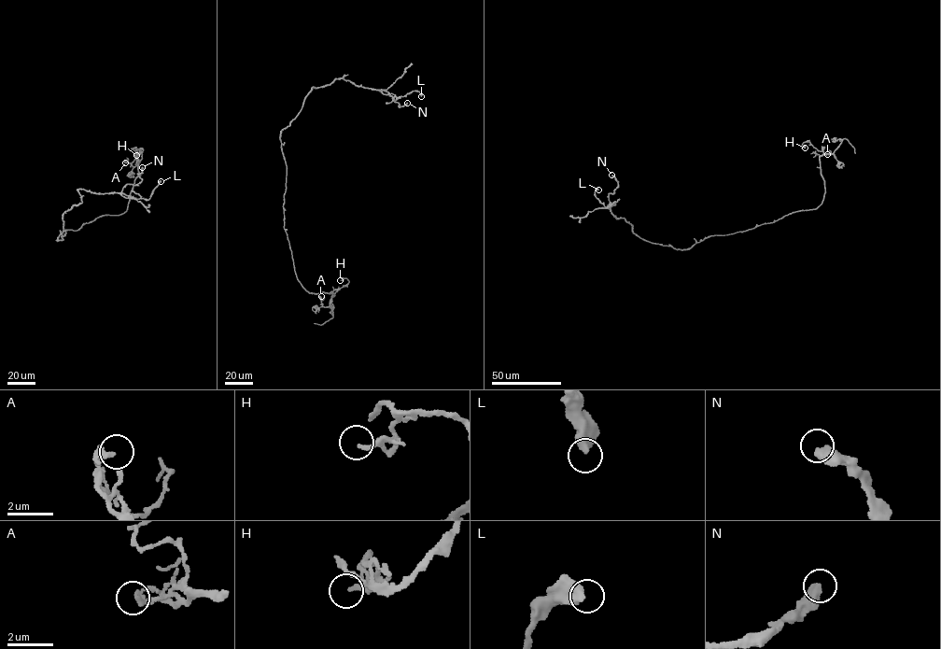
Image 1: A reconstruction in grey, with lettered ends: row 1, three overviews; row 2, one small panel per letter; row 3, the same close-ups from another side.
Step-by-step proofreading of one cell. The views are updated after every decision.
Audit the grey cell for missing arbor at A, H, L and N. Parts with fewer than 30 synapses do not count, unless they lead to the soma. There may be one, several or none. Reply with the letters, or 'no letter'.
no letter

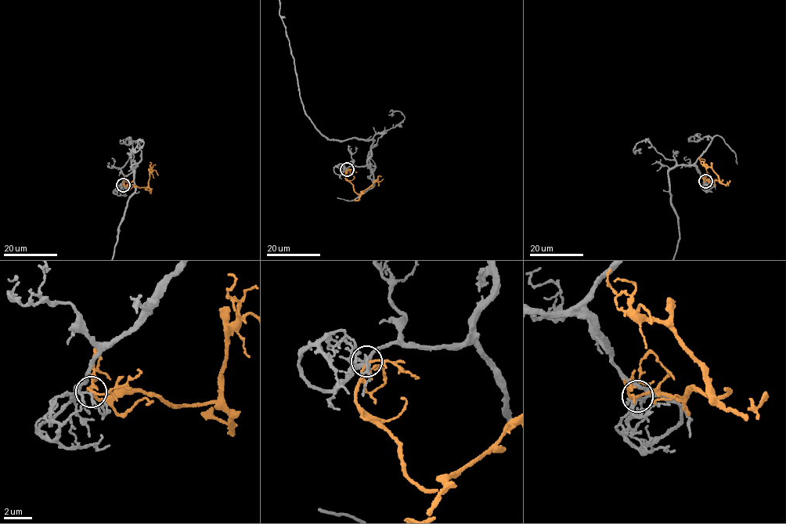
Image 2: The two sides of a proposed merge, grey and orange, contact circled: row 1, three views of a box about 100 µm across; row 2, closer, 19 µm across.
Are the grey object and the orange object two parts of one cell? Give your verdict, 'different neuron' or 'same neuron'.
different neuron

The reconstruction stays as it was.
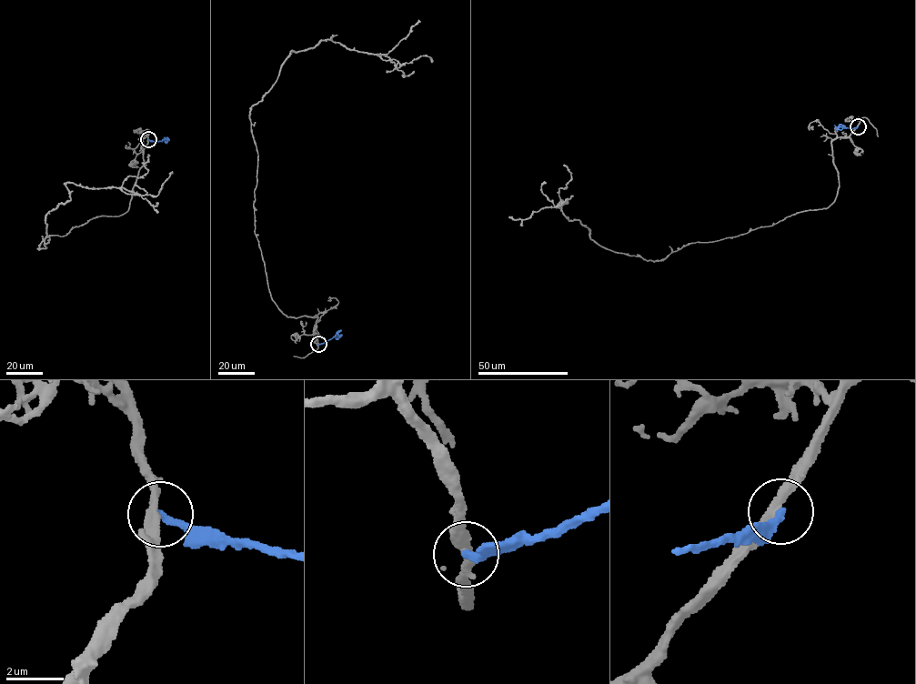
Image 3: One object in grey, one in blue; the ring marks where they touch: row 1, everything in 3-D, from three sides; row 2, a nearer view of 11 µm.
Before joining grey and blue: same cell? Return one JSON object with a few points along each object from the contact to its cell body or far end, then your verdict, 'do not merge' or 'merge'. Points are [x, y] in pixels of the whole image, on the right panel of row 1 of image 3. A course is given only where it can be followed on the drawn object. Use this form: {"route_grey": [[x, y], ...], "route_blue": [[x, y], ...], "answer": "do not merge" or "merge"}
{"route_grey": [[857, 126], [831, 142], [828, 207], [659, 260], [597, 244], [546, 183]], "route_blue": [[858, 125], [850, 128], [840, 124], [841, 128]], "answer": "do not merge"}

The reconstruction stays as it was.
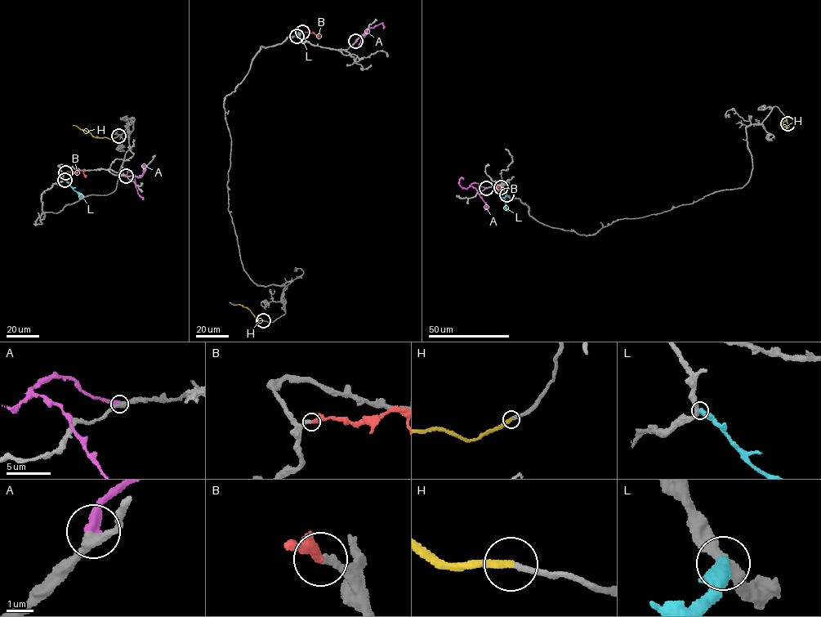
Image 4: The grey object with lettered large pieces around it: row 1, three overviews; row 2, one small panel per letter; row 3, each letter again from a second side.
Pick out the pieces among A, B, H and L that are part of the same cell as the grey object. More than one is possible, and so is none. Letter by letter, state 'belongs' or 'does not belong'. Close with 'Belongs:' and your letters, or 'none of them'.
A: does not belong
B: belongs
H: belongs
L: does not belong
Belongs: B, H

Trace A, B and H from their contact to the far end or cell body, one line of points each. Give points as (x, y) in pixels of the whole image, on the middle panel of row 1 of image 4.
A: (355, 41), (368, 29), (360, 44)
B: (302, 32), (314, 33), (318, 37)
H: (263, 320), (256, 318), (242, 305), (229, 302)

